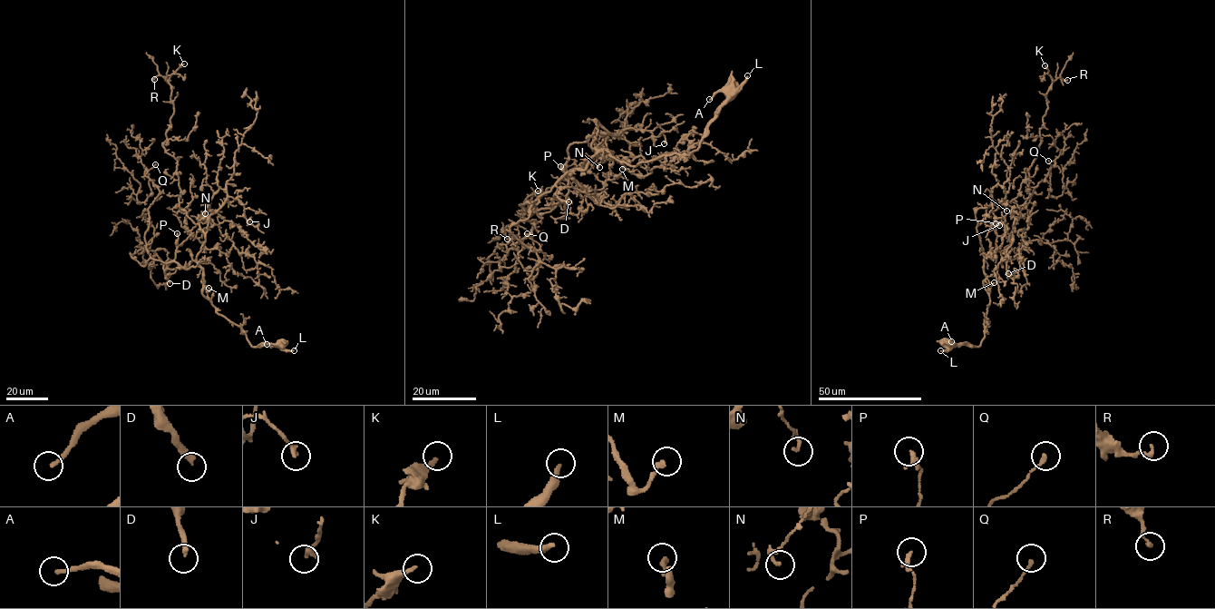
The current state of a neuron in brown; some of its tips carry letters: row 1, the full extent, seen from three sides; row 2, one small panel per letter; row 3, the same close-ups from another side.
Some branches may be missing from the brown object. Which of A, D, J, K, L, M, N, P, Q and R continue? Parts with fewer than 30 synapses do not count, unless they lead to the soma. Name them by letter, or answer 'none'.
D

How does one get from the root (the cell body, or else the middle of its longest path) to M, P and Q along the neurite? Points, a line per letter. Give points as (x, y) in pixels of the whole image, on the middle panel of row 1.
M: (733, 92), (708, 125), (700, 147), (689, 155), (665, 154), (634, 166), (610, 154), (622, 162), (622, 169)
P: (733, 92), (700, 147), (689, 155), (665, 154), (634, 166), (603, 149), (584, 170), (564, 174), (560, 166)
Q: (733, 92), (689, 155), (634, 166), (603, 149), (519, 204), (522, 221), (536, 221), (515, 242), (527, 233)

